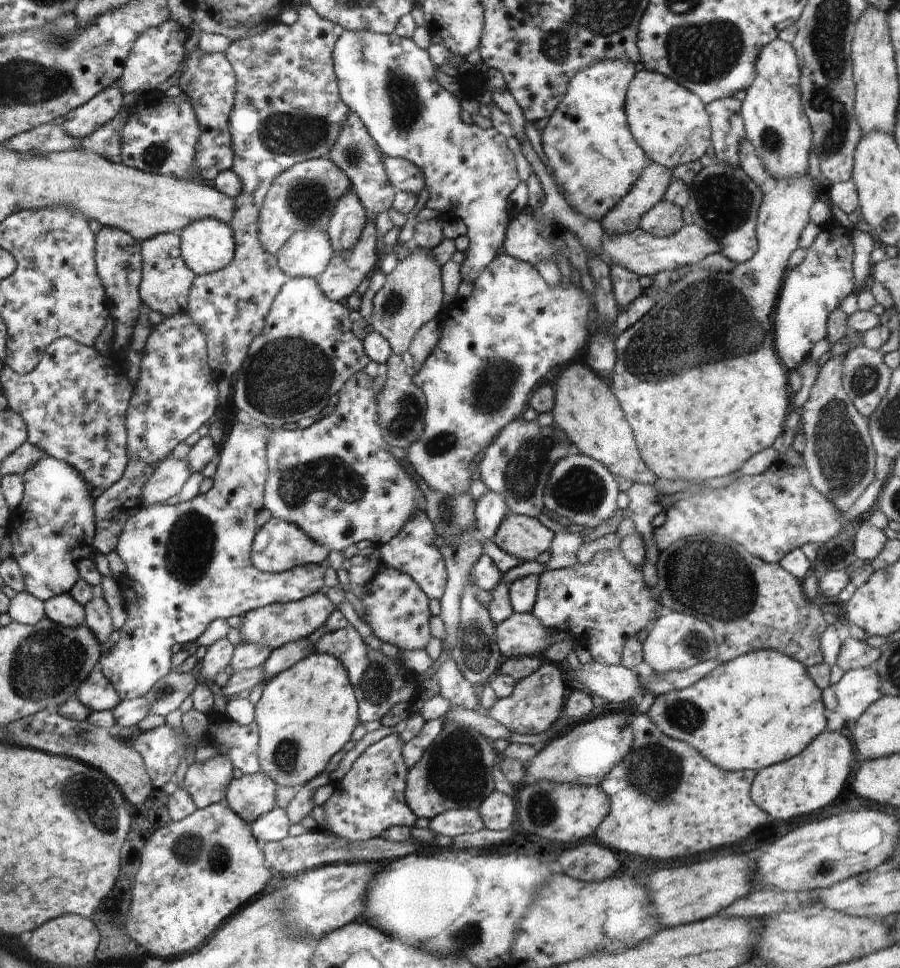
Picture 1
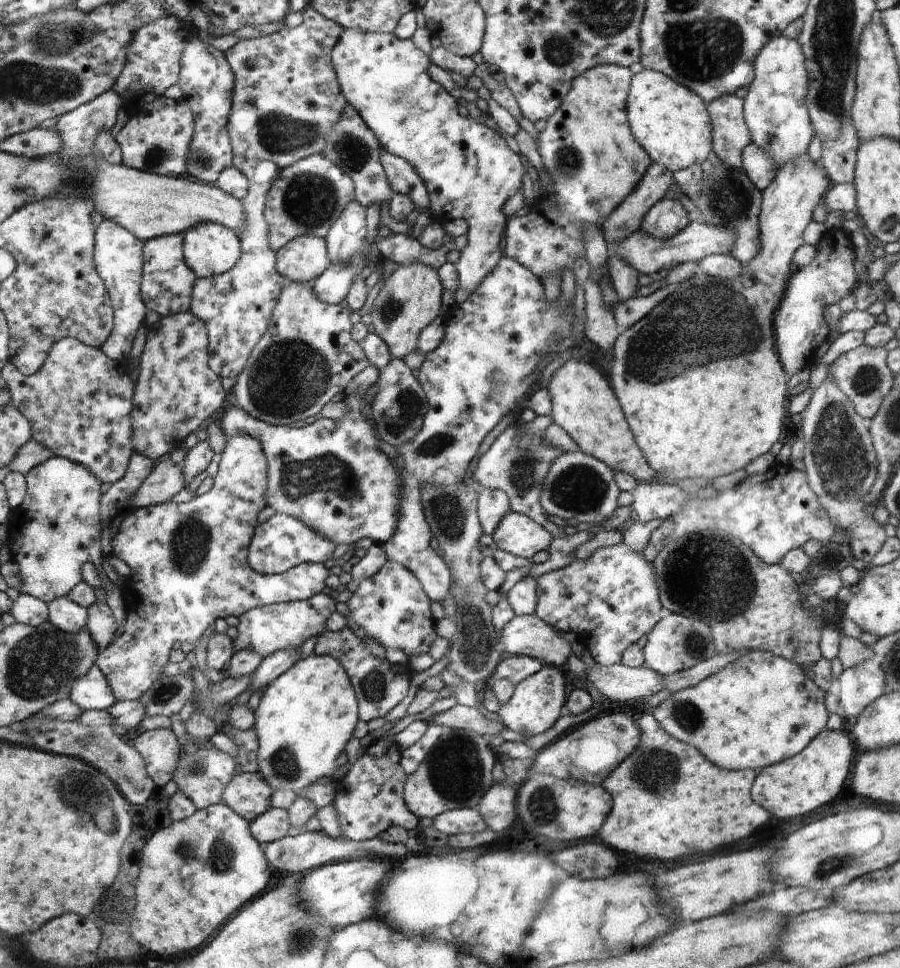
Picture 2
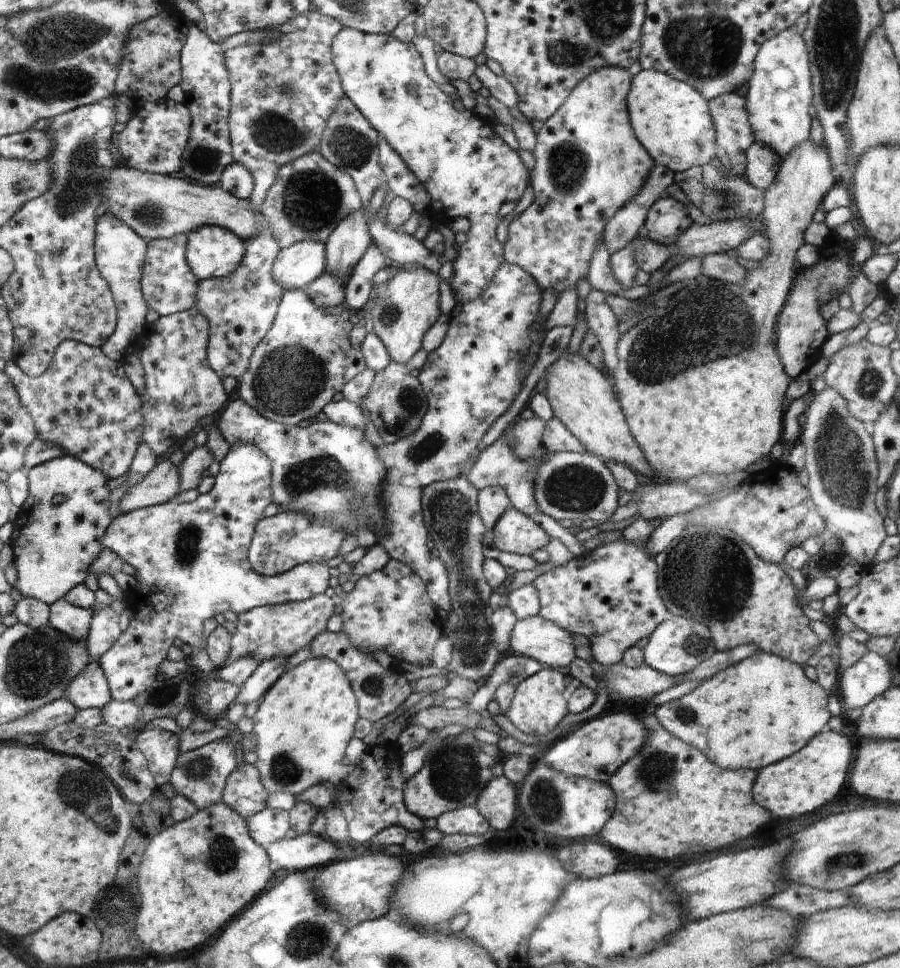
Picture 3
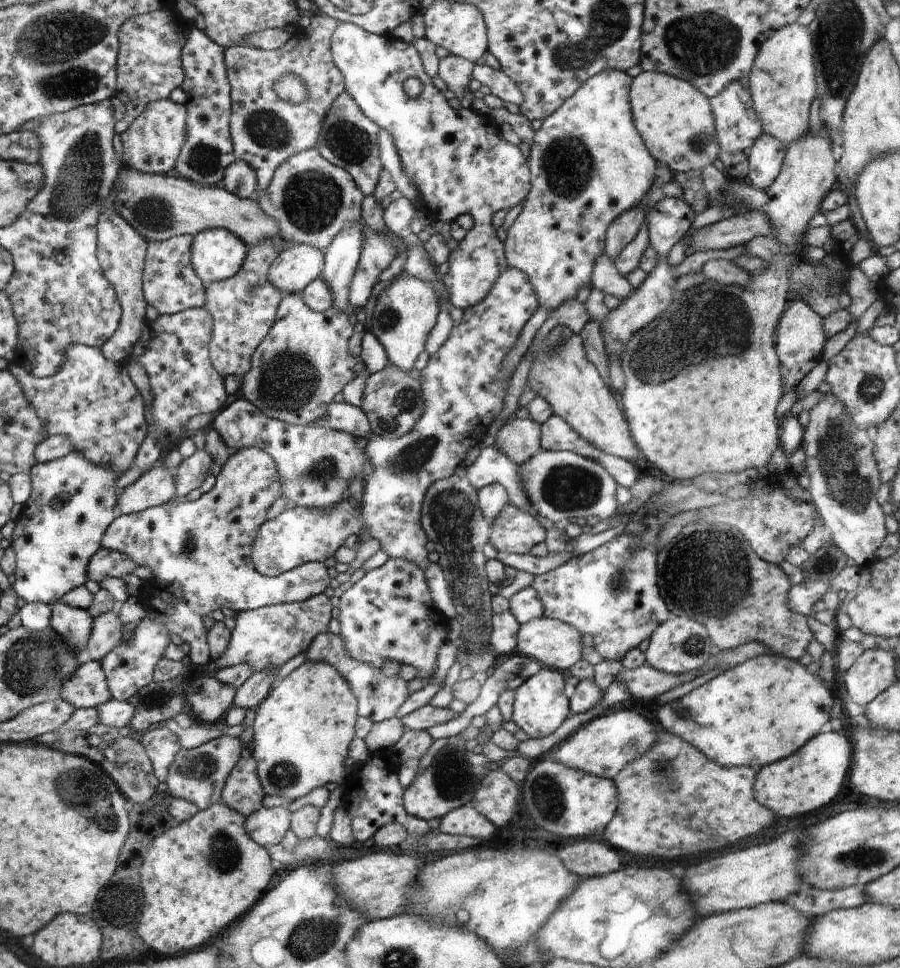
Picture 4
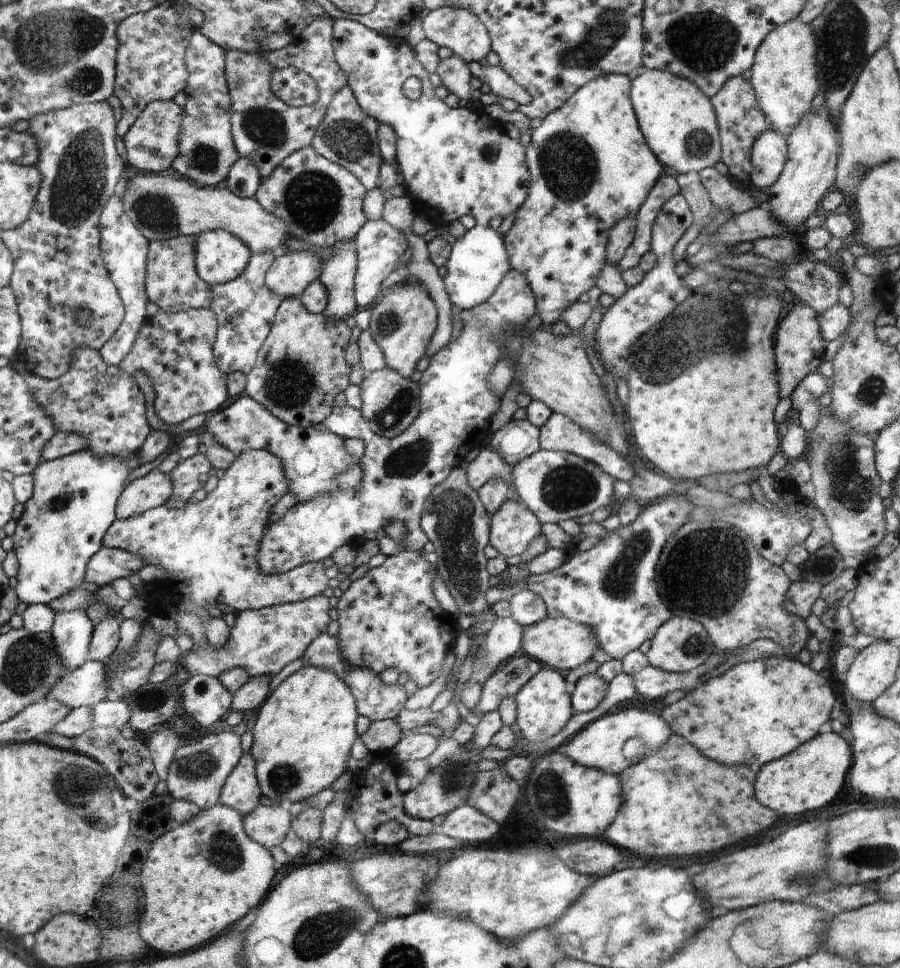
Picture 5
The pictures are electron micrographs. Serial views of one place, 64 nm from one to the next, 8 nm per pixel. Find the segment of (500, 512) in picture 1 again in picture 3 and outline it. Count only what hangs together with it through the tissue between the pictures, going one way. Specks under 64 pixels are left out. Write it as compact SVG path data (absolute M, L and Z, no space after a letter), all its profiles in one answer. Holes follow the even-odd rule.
M492 486L478 491L477 506L487 531L494 528L506 509L511 507L511 502L503 488Z

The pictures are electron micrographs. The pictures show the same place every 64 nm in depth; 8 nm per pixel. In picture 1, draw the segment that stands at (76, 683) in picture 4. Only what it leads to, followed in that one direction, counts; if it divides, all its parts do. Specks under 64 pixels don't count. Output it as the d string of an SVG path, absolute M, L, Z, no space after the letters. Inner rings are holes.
M96 668L78 688L76 698L91 711L112 710L121 702L121 695L116 686Z

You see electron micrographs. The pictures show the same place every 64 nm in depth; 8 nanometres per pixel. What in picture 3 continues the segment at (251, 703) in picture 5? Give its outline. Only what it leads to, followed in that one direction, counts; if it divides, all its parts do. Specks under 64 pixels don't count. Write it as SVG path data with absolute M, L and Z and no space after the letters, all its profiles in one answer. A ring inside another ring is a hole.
M283 656L259 664L241 686L240 694L236 696L234 704L245 704L246 706L251 702L260 704L266 691L270 690L270 687L284 674L286 664L288 664L288 658Z

